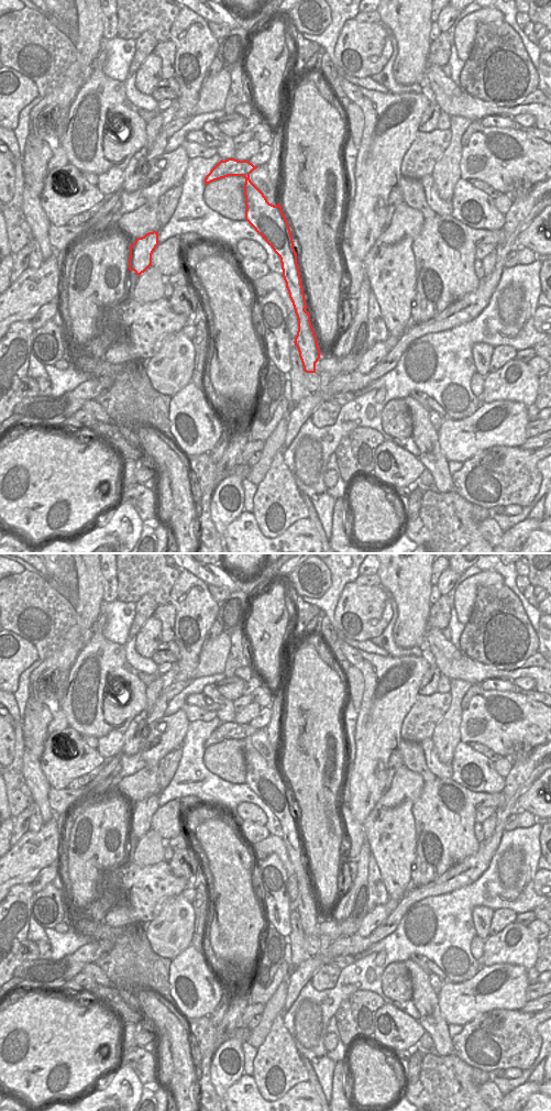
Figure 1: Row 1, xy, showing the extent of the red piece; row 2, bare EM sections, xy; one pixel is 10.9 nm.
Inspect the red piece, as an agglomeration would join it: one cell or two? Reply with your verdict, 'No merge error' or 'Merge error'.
Merge error.

